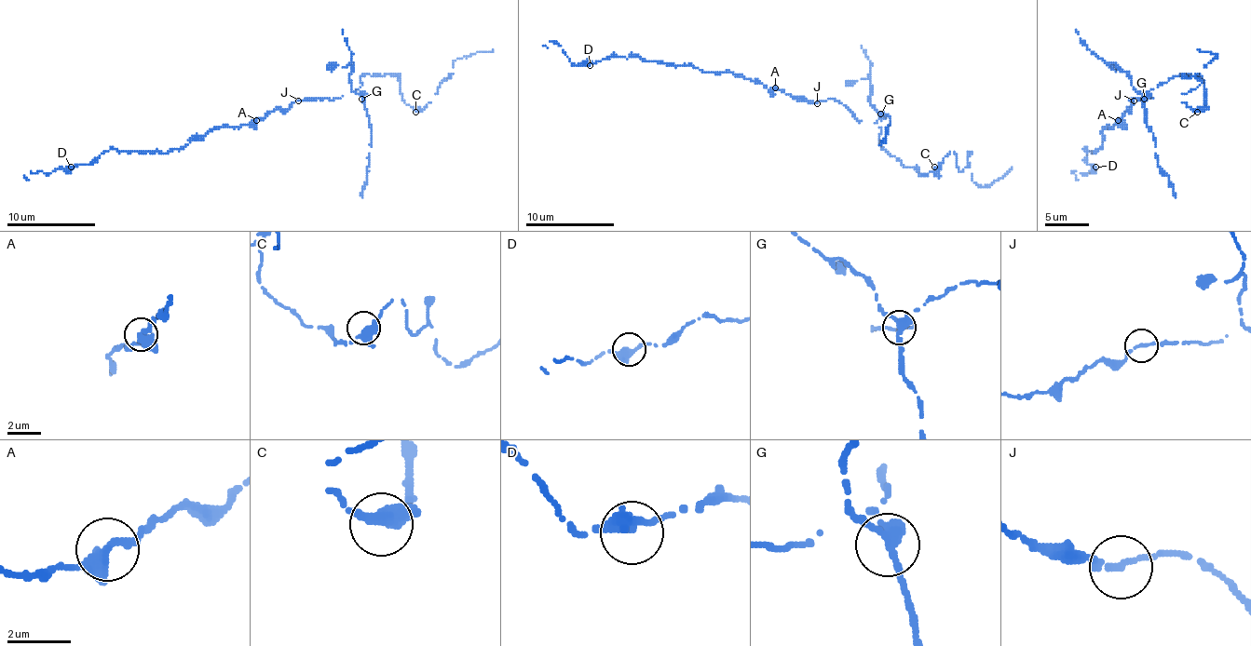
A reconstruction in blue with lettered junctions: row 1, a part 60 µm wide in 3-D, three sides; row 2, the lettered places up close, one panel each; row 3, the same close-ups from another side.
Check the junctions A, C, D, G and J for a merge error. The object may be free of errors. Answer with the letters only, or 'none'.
G

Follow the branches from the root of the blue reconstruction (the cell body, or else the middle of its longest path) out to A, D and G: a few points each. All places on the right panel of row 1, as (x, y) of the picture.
A: (1131, 100), (1134, 104), (1118, 120)
D: (1131, 100), (1134, 104), (1120, 122), (1102, 131), (1102, 144), (1095, 154), (1087, 149), (1087, 162), (1095, 167)
G: (1131, 100), (1151, 98), (1153, 89), (1145, 98)

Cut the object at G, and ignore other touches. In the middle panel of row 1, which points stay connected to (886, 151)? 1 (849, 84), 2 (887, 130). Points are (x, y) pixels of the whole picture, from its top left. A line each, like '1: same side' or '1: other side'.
1: other side
2: other side

